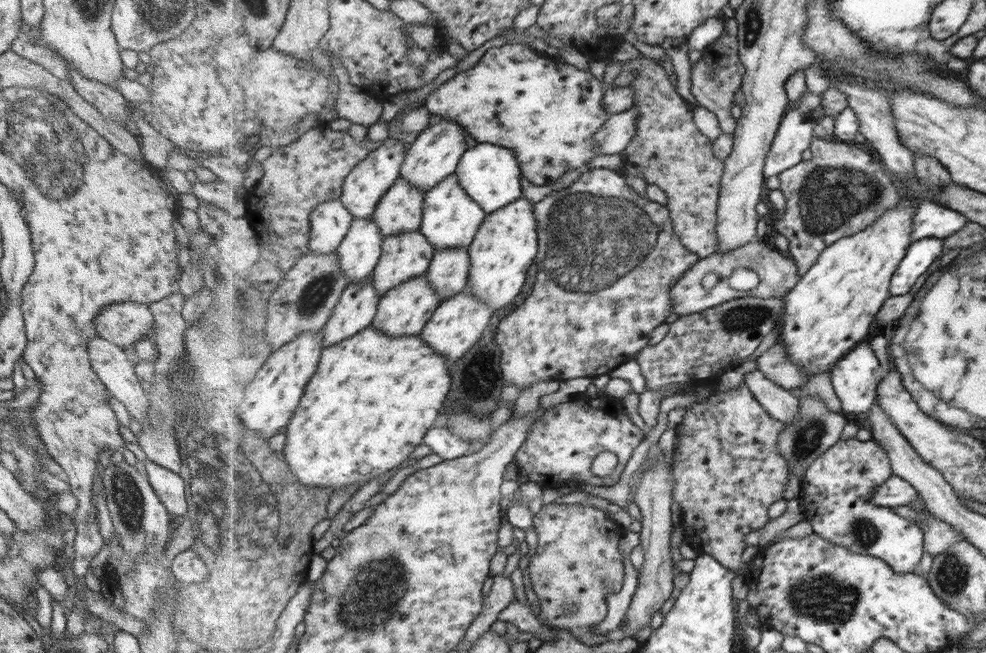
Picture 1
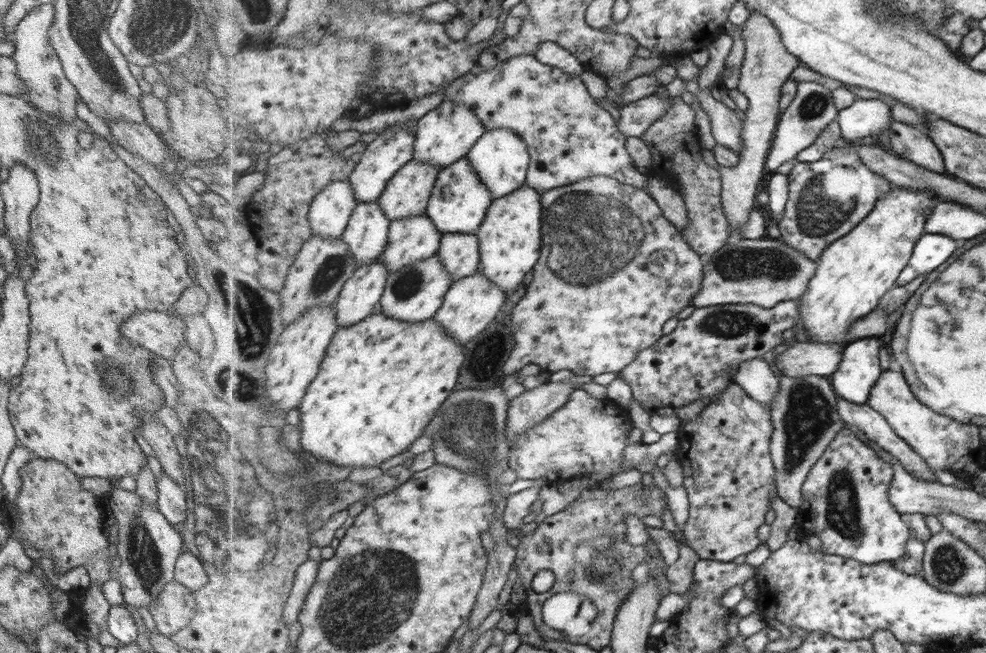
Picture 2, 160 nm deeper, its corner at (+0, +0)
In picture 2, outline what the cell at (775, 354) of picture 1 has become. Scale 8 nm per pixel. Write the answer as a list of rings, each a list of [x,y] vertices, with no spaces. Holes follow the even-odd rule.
[[[797,341],[797,344],[776,357],[775,364],[780,370],[779,376],[819,375],[830,378],[839,370],[845,348],[846,344],[843,343]]]

